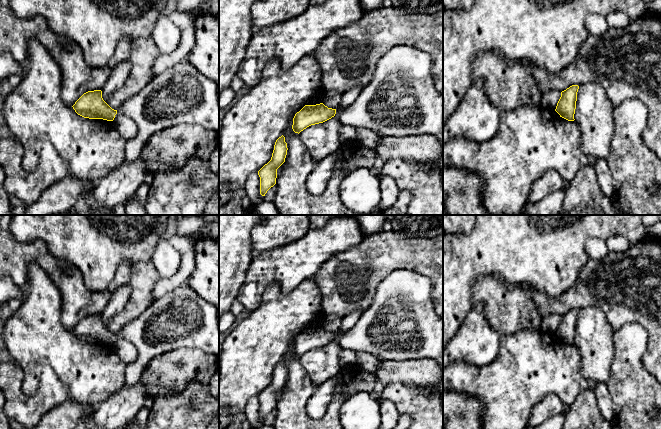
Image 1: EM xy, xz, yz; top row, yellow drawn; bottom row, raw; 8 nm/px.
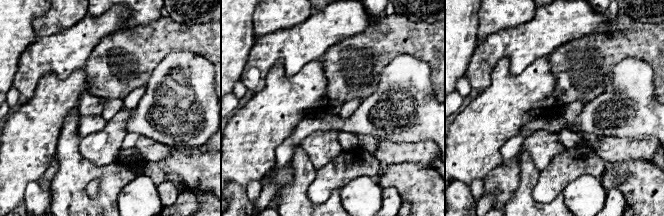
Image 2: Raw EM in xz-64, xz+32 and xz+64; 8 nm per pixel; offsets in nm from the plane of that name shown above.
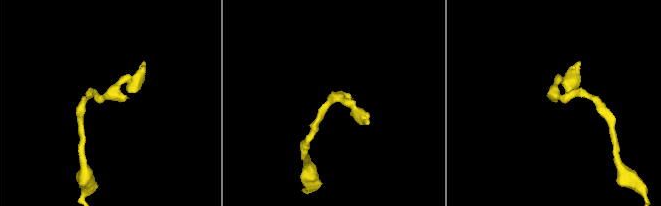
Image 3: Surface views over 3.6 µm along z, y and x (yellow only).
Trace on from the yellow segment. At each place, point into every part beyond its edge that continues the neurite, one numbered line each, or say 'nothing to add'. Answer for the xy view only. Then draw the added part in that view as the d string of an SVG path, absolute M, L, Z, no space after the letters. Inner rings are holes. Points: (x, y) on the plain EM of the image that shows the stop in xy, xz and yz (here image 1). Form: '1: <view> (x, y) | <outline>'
1: xy (181, 318) | M184 284L164 294L161 298L152 302L137 318L125 325L117 333L117 337L126 339L132 343L138 351L137 358L127 364L125 370L125 385L128 387L139 383L143 370L154 357L175 349L198 348L206 353L219 357L219 322L217 320L217 309L200 297L188 284Z

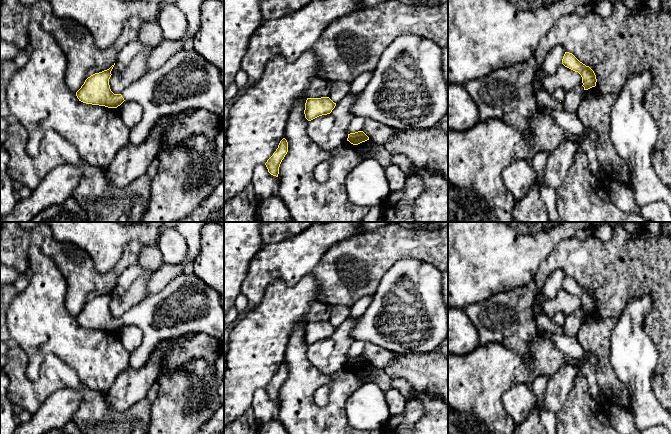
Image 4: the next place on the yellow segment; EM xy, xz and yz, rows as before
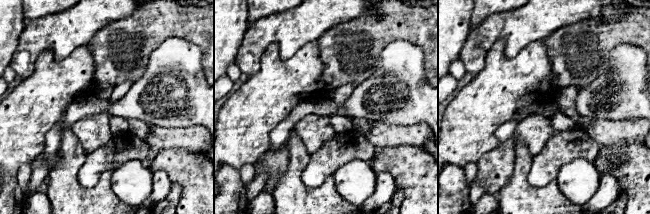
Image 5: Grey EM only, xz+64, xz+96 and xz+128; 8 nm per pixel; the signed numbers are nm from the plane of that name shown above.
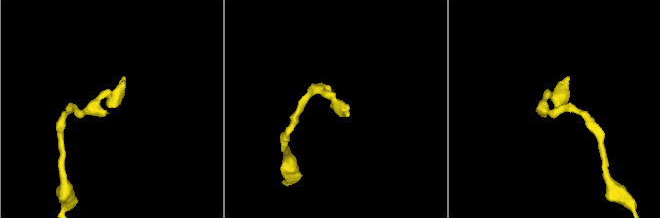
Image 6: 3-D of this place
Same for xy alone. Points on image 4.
1: xy (186, 304) | M190 269L174 277L160 292L146 297L121 316L125 325L138 327L143 334L141 345L130 353L130 367L145 365L149 355L162 341L188 333L205 333L224 342L224 308L216 290L206 285Z

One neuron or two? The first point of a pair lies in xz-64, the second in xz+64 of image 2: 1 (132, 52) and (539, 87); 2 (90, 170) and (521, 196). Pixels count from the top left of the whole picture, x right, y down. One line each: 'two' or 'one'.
1: two
2: one

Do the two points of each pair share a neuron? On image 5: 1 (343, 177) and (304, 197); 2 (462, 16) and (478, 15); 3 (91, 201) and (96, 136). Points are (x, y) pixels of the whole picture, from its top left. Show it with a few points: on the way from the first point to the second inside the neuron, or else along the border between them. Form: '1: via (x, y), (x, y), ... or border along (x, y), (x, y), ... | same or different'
1: border along (331, 175), (335, 190), (347, 202) | different
2: border along (473, 10), (471, 28) | different
3: border along (74, 133), (87, 154) | different

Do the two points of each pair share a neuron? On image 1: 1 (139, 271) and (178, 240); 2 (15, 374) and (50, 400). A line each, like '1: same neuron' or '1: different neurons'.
1: different neurons
2: same neuron

